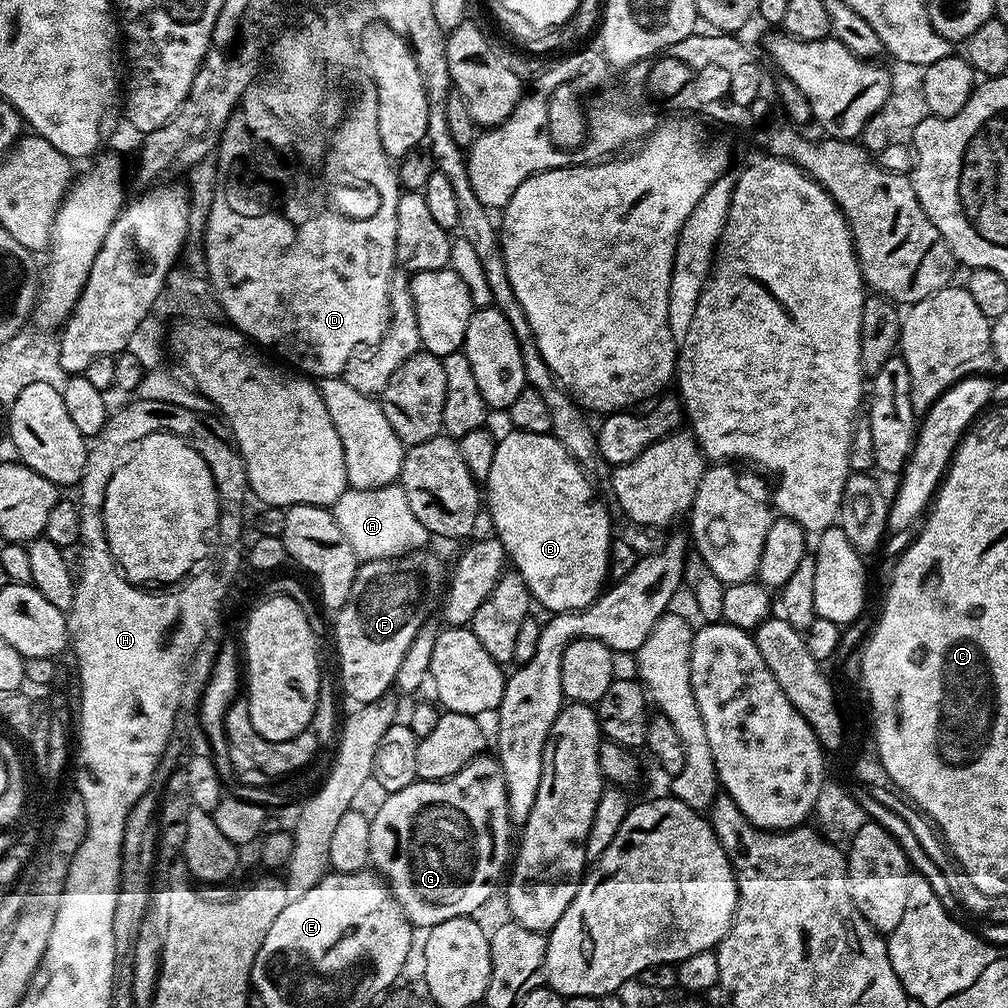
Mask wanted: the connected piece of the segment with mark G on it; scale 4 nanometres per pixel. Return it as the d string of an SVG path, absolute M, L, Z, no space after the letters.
M488 755L474 757L458 774L445 780L417 780L406 786L406 790L389 792L383 797L380 809L371 813L371 867L380 873L392 897L417 929L427 930L450 918L476 914L505 879L514 848L514 825L508 813L502 766L495 755Z

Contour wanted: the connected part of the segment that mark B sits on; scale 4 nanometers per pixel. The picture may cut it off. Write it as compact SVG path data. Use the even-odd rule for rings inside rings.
M508 430L508 433L497 439L494 450L494 463L490 466L490 474L486 481L486 512L492 515L492 524L496 527L495 539L500 541L504 547L505 557L510 561L511 567L520 573L530 590L533 601L544 608L549 608L549 613L557 612L578 612L580 609L590 606L597 600L601 592L605 591L606 583L610 576L610 561L612 559L612 520L608 517L608 508L596 497L596 492L592 489L593 481L587 472L578 466L576 459L558 442L551 434L534 434L533 432L518 432Z

